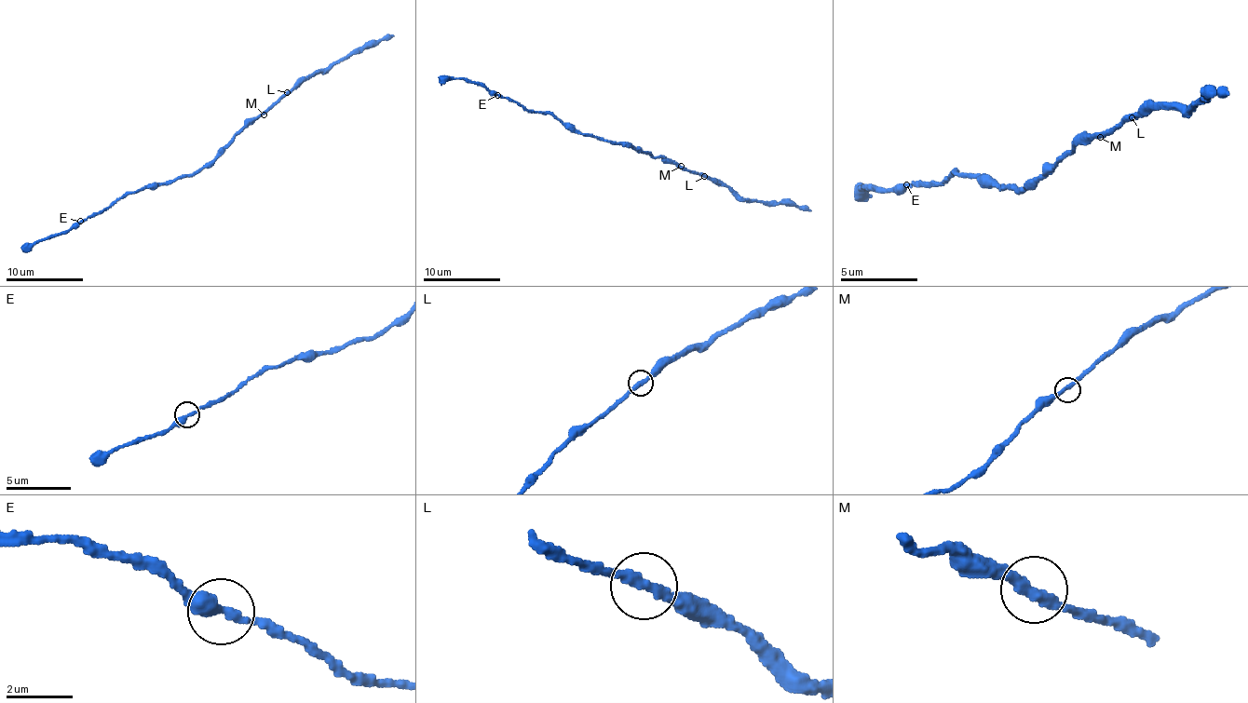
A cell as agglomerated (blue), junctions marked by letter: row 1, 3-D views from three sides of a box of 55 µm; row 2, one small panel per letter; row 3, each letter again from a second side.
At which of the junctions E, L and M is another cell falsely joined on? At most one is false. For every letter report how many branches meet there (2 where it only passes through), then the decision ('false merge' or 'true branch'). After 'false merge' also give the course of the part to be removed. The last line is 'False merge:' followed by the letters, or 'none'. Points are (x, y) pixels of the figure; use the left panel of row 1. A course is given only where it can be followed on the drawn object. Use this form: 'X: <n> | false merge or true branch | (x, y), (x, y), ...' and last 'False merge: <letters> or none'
E: 2 | true branch
L: 2 | true branch
M: 2 | true branch
False merge: none

